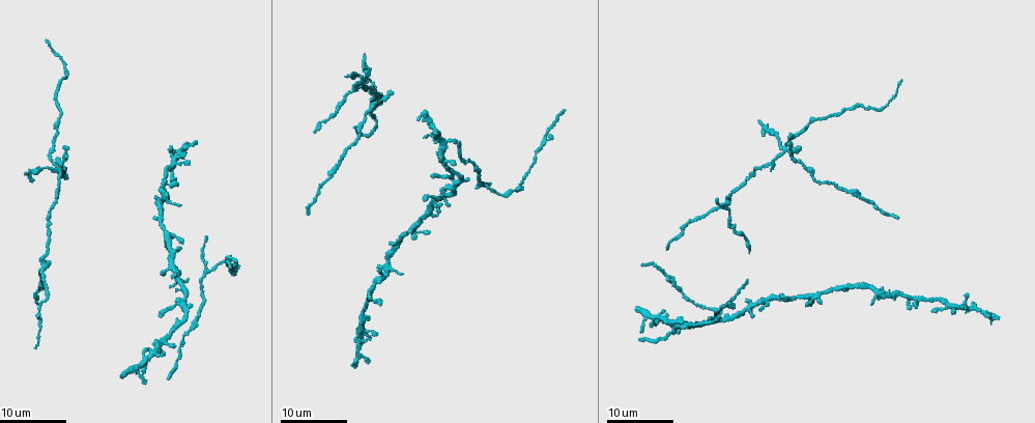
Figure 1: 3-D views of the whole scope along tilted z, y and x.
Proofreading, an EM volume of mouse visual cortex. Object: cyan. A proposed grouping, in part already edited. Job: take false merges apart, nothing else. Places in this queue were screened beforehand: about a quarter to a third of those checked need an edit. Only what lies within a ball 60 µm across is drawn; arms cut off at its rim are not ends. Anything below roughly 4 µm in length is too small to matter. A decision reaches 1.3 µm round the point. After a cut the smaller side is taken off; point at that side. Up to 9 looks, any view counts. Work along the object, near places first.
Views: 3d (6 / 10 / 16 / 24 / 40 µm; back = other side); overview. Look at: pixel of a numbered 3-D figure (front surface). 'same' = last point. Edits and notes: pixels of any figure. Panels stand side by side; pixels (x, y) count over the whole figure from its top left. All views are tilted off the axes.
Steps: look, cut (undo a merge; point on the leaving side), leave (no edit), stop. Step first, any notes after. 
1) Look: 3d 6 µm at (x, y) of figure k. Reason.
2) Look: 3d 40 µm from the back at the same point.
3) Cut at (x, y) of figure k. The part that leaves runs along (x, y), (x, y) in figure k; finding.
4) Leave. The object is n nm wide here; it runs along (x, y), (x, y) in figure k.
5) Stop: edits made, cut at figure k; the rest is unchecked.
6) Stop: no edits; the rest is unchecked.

Look: 3d 16 µm at (209, 270) of figure 1. A fork.

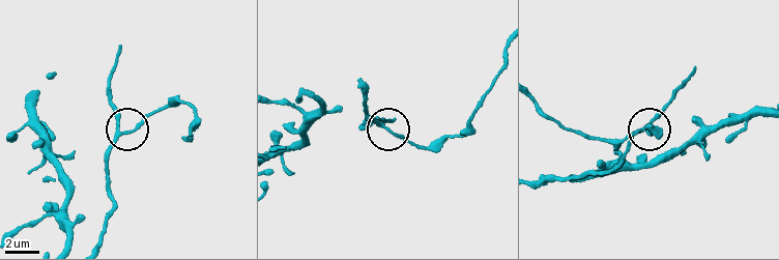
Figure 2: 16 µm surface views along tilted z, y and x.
Look: 3d 6 µm at (120, 132) of figure 2.

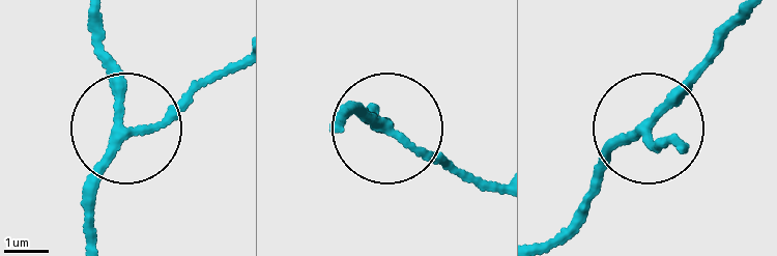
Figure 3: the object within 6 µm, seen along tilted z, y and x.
Leave. It runs along (548, 239), (583, 205), (600, 159), (718, 48) in figure 3; all the same neuron.

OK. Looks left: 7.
Look: 3d 24 µm at (181, 349) of figure 1. Branch point.

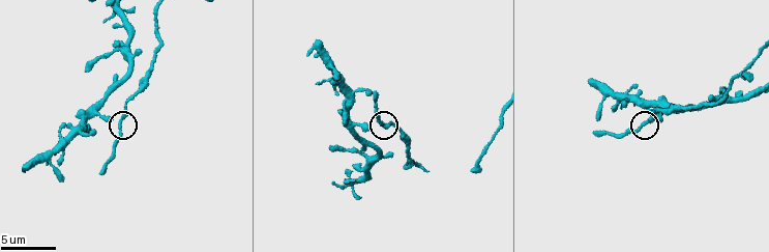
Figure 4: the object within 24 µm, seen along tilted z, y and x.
Look: 3d 6 µm at (647, 121) of figure 4.

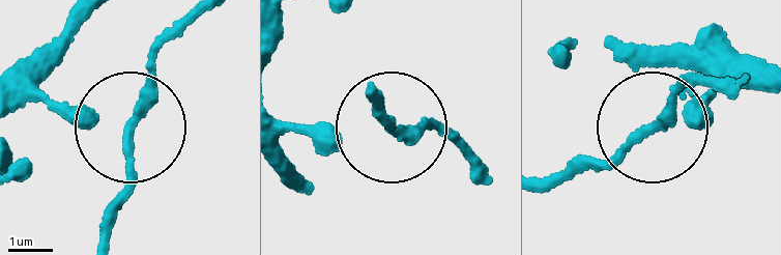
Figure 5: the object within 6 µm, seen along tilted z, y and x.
Leave. It runs along (25, 106), (127, 134), (107, 233) in figure 5; continuous, no second neuron.

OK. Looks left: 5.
Look: 3d 16 µm at (785, 152) of figure 1. Looks like a crossing.

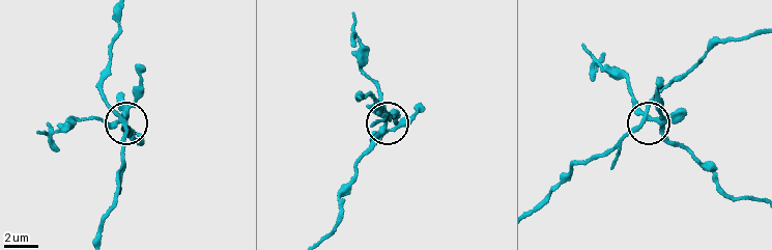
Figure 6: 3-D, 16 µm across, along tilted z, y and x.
Look: 3d 6 µm at (652, 116) of figure 6.

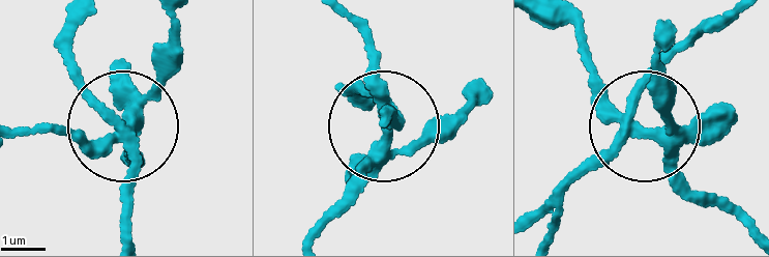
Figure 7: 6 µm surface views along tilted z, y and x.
Cut at (136, 93) of figure 7. The part that leaves runs along (639, 127), (676, 174), (750, 228) in figure 7; a second neuron is stuck on.

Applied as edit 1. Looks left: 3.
Look: 3d 24 µm at (50, 208) of figure 1. Calibre changes.

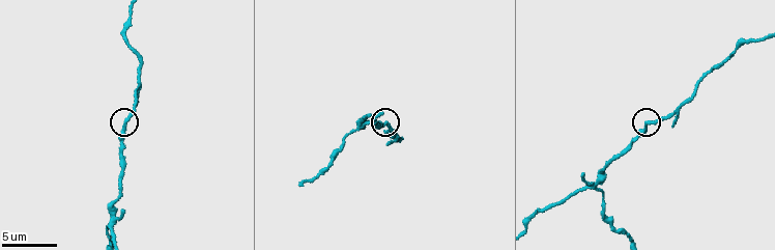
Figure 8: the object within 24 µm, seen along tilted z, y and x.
Look: 3d 10 µm at (124, 124) of figure 8. Zoom in.

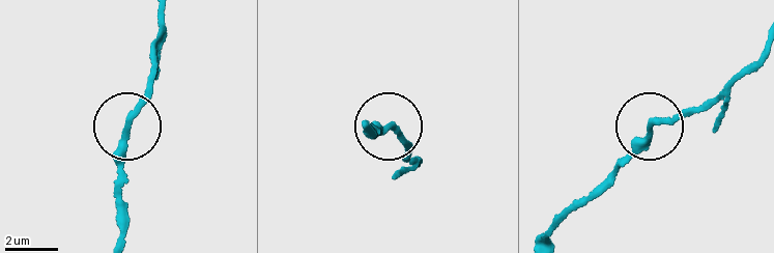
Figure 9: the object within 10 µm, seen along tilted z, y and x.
Leave. It runs along (538, 236), (582, 201), (649, 128), (691, 110) in figure 9; one neuron here.

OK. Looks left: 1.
Stop: edits made, cut at figure 7; the rest is unchecked.

